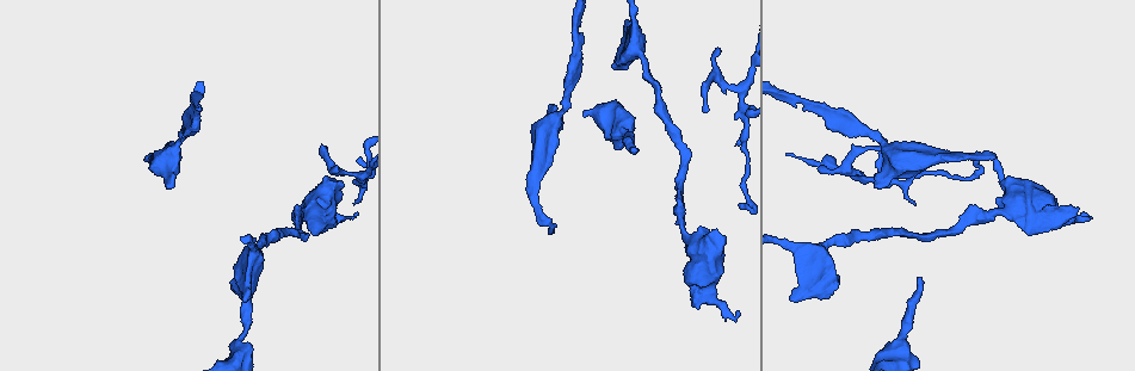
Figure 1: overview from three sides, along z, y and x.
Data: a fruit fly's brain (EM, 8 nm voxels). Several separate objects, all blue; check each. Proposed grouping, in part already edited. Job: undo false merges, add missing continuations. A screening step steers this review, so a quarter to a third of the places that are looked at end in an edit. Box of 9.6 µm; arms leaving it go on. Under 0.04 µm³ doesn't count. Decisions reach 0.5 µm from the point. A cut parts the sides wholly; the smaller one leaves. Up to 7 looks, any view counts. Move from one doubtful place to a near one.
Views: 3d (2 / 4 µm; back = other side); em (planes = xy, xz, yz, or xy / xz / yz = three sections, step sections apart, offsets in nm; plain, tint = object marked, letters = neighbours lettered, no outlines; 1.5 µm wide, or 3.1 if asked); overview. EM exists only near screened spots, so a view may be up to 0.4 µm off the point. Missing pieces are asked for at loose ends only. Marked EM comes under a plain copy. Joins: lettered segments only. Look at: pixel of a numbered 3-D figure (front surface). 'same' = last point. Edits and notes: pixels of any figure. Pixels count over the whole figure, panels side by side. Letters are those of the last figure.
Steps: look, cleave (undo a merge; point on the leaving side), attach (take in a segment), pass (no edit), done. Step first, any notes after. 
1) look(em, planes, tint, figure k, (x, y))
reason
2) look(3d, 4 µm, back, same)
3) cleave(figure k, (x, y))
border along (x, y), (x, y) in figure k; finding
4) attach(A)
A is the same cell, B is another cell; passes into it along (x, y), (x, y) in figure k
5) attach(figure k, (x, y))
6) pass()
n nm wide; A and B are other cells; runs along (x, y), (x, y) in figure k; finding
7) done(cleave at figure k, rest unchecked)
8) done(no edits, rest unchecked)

look(3d, 4 µm, figure 1, (876, 186))
free end

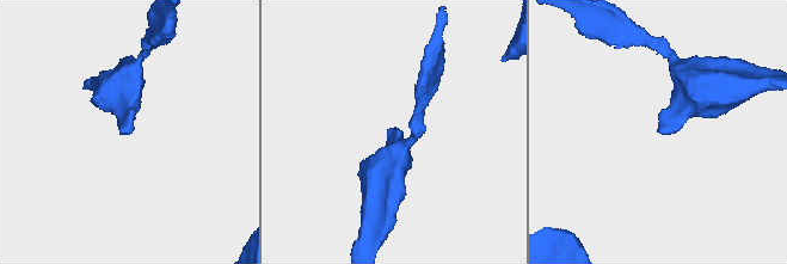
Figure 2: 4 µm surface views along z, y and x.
look(em, planes, letters, figure 2, (661, 133))
need the tissue

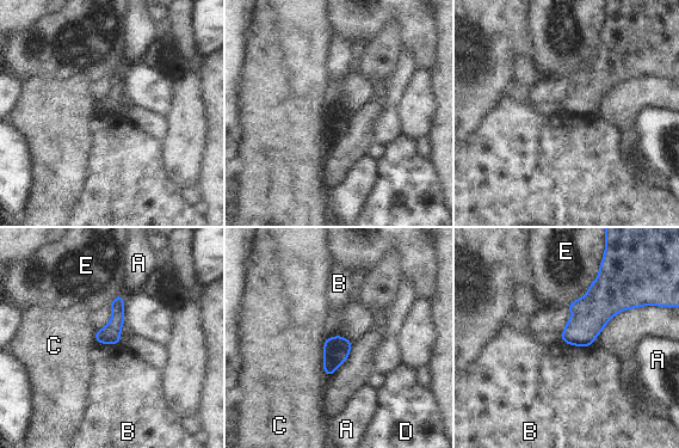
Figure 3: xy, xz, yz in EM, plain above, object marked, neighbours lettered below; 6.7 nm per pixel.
pass()
A, B, C, D and E are other cells; border along (562, 341), (569, 344), (591, 345) in figure 3; none of them fits

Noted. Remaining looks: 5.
look(em, planes, letters, figure 1, (357, 176))
four or more arms meet

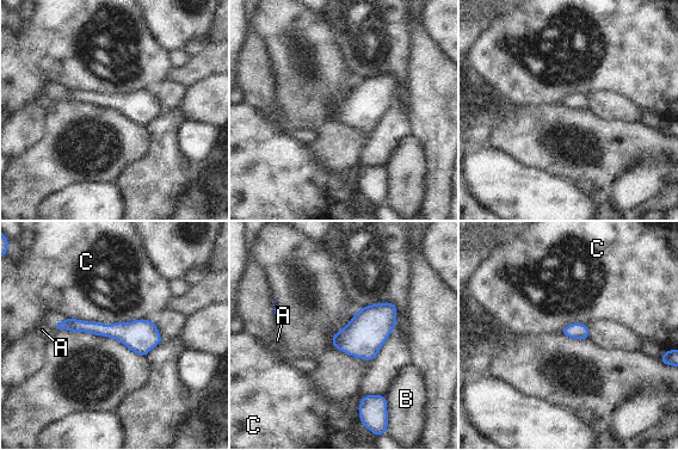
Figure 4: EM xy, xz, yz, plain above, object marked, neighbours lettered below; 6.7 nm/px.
pass()
110 nm wide; C touches over 550 nm; A, B and C are other cells; one cell here

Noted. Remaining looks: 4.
look(em, xz, step 8, tint, figure 1, (907, 328))
narrows sharply

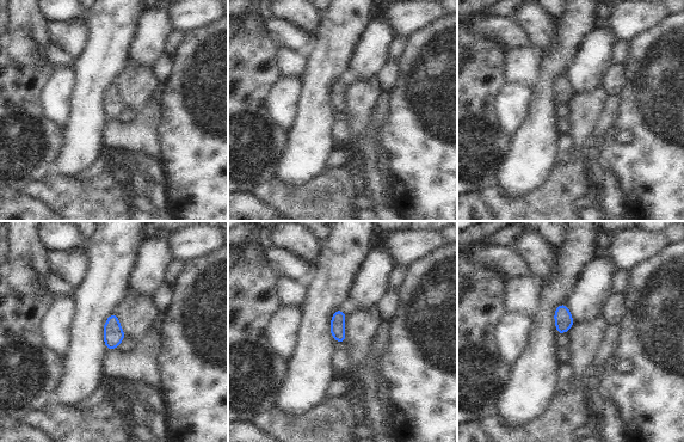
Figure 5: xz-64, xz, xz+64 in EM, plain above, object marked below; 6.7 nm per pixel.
look(em, planes, tint, same)

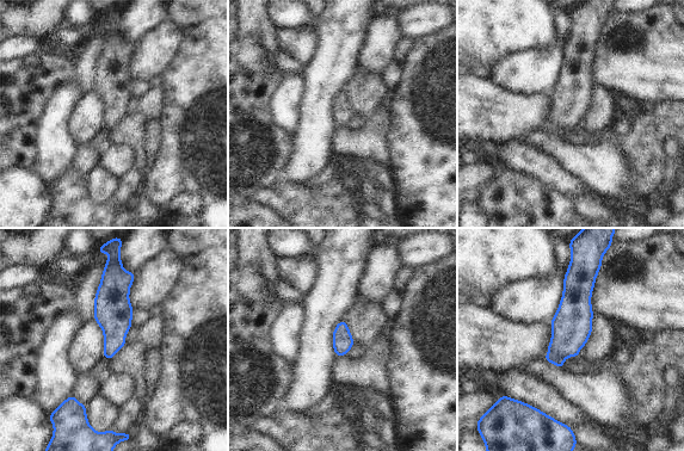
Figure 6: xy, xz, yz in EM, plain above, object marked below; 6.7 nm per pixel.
look(em, planes, letters, same)

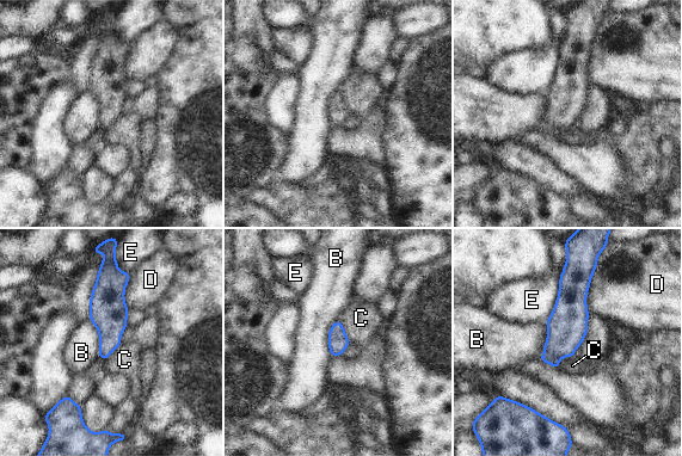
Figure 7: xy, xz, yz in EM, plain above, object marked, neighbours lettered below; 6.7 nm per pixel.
pass()
B, C, D and E are other cells; continuous, no second cell

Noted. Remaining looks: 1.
done(no edits, rest unchecked)

